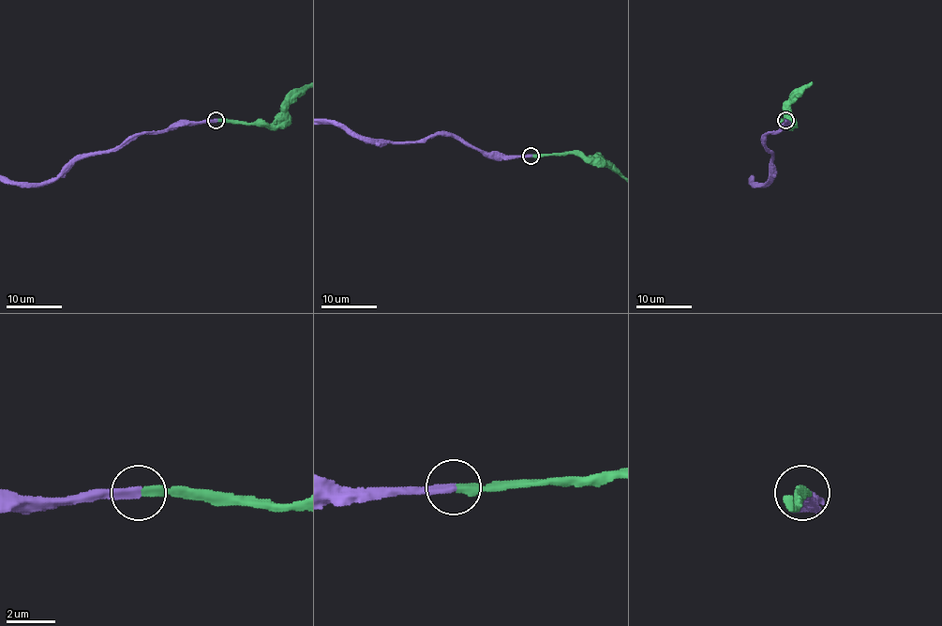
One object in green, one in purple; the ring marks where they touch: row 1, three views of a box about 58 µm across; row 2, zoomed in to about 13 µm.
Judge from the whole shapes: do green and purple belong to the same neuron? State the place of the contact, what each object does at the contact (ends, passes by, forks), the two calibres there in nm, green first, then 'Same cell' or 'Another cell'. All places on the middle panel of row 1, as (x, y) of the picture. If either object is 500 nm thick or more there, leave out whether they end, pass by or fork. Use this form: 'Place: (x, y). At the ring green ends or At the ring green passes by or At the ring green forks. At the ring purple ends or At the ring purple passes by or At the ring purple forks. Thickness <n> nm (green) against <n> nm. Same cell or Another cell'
Place: (530, 156). At the ring green ends. At the ring purple ends. Thickness 400 nm (green) against 360 nm. Same cell

